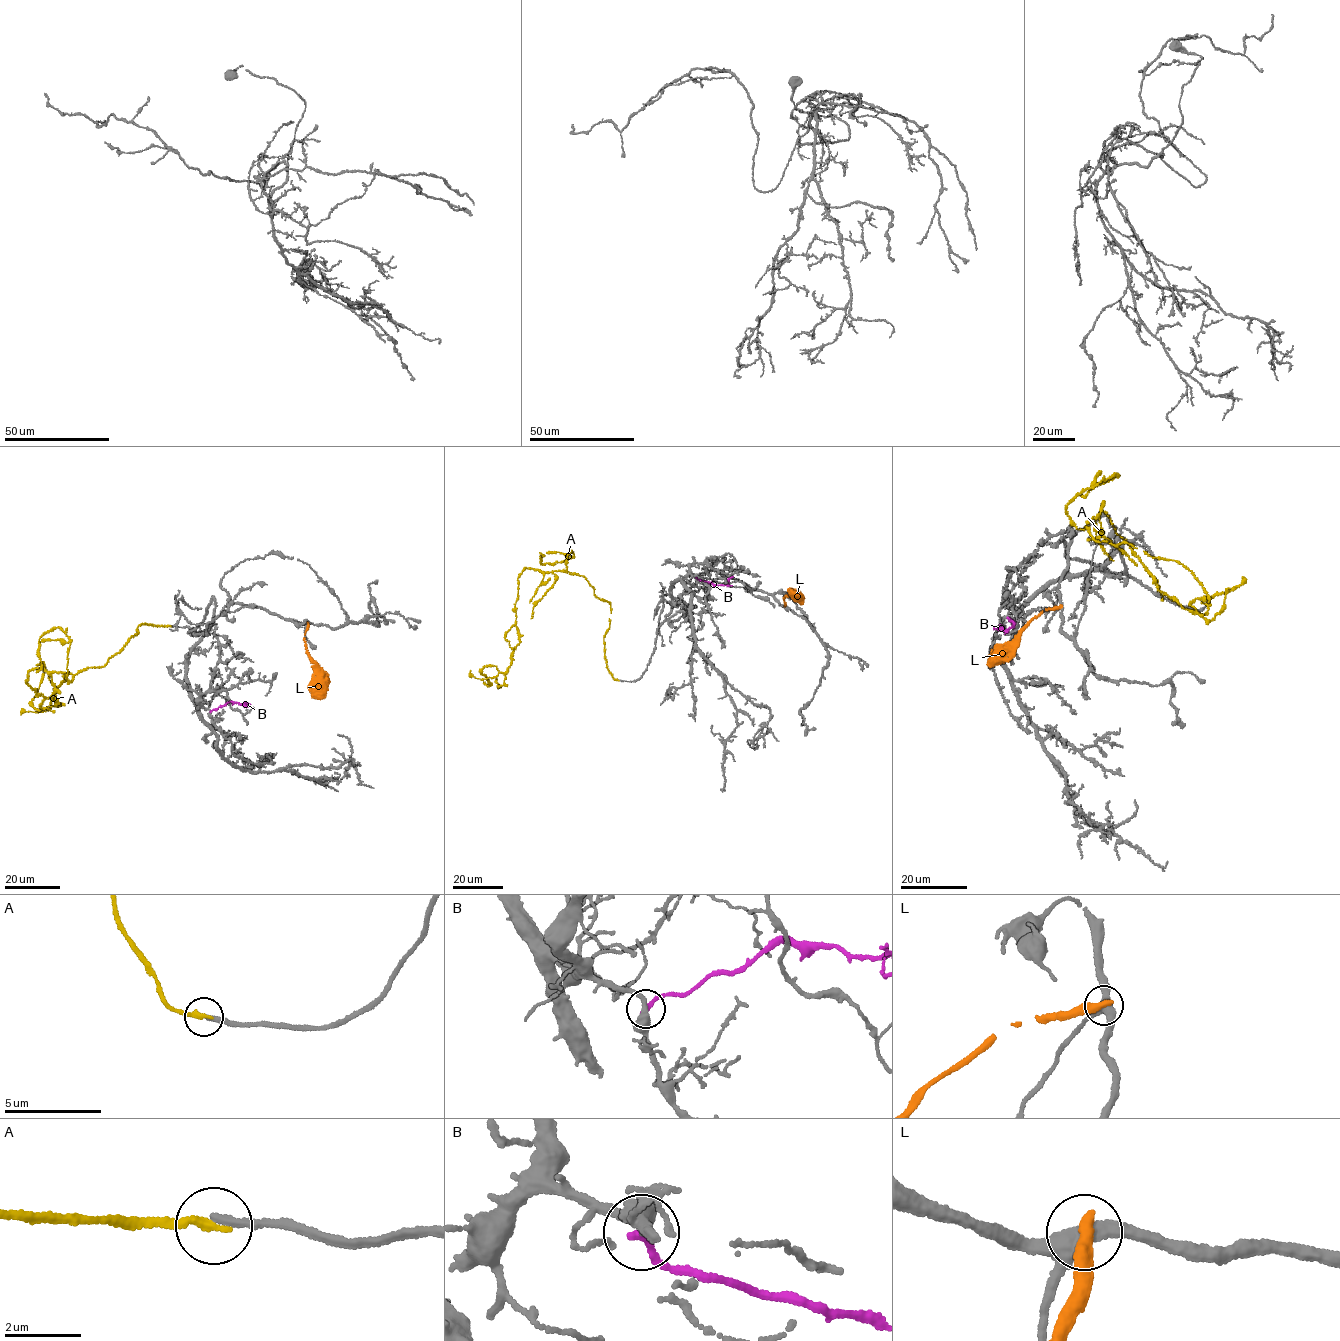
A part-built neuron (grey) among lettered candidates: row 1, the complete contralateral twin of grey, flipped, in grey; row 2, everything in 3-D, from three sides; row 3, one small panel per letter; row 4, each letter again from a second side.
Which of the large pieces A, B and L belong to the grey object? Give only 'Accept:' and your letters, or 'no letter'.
Accept: no letter

